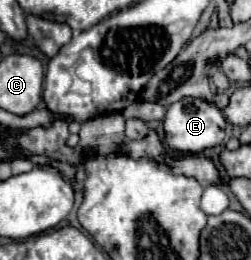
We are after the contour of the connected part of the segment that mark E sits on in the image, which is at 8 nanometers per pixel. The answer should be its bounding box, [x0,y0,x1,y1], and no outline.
[164,97,226,153]

